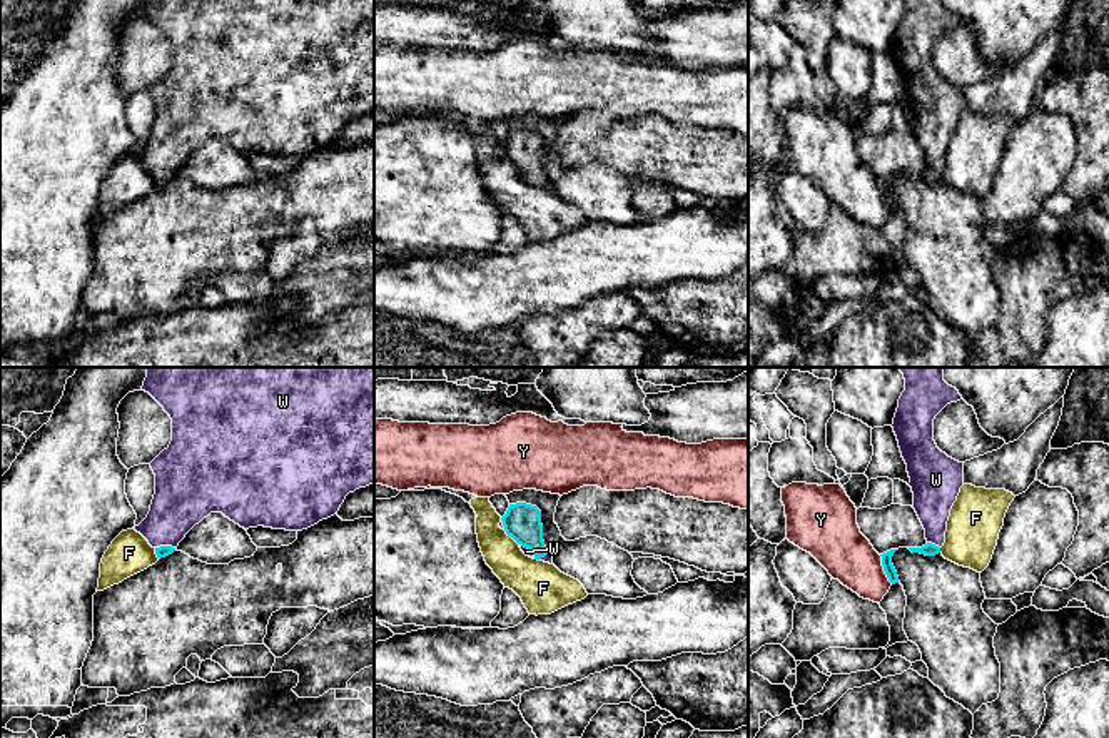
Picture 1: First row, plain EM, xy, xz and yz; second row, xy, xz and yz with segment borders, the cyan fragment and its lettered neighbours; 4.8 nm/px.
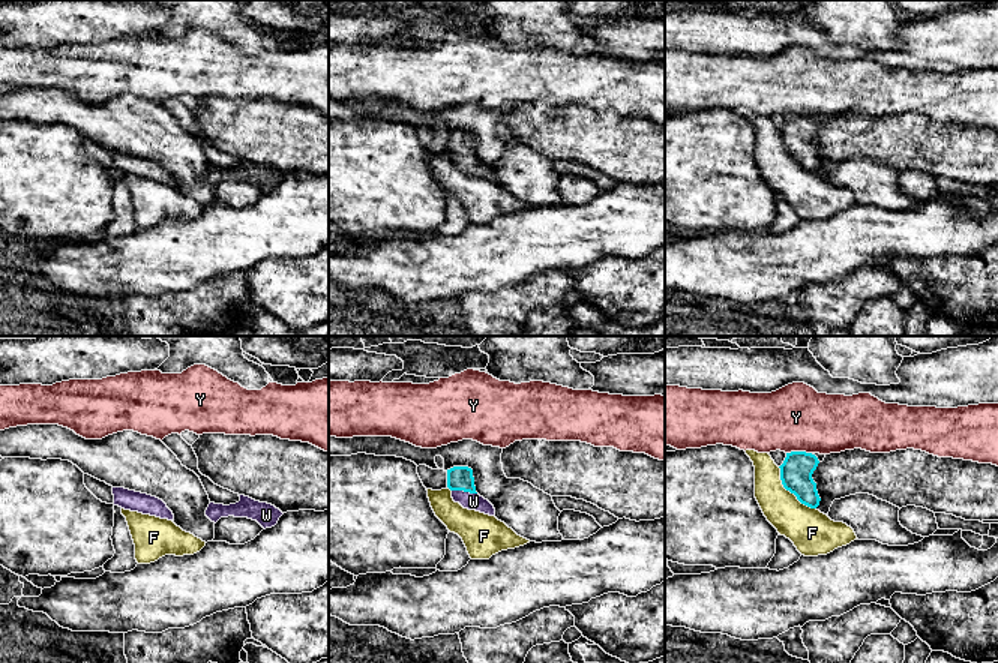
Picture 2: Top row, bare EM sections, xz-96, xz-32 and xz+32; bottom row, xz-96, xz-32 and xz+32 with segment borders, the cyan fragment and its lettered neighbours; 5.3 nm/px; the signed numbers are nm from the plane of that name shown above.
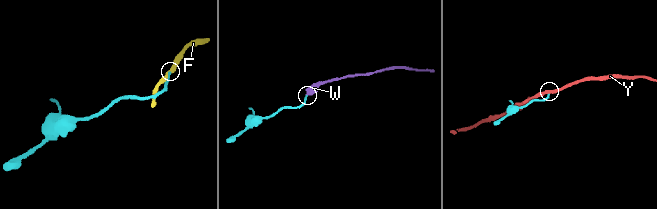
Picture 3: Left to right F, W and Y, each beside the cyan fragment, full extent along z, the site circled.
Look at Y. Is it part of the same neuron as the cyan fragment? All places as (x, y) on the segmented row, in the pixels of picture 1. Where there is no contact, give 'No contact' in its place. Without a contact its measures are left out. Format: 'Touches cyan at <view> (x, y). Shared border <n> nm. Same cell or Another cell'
Touches cyan at yz (884, 570). Shared border 160 nm. Another cell

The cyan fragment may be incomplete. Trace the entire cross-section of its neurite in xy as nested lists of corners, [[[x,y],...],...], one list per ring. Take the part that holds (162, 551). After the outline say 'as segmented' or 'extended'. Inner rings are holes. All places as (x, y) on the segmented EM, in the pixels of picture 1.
[[[149,367],[142,391],[149,392],[172,419],[172,441],[169,447],[164,449],[150,463],[150,468],[155,474],[155,494],[150,504],[150,511],[147,518],[134,528],[155,549],[159,559],[172,554],[177,549],[179,543],[185,538],[185,534],[210,513],[222,513],[225,518],[244,529],[264,526],[272,529],[302,531],[317,524],[322,519],[337,514],[341,504],[349,493],[354,493],[356,489],[366,488],[374,483],[374,367]]]; extended

